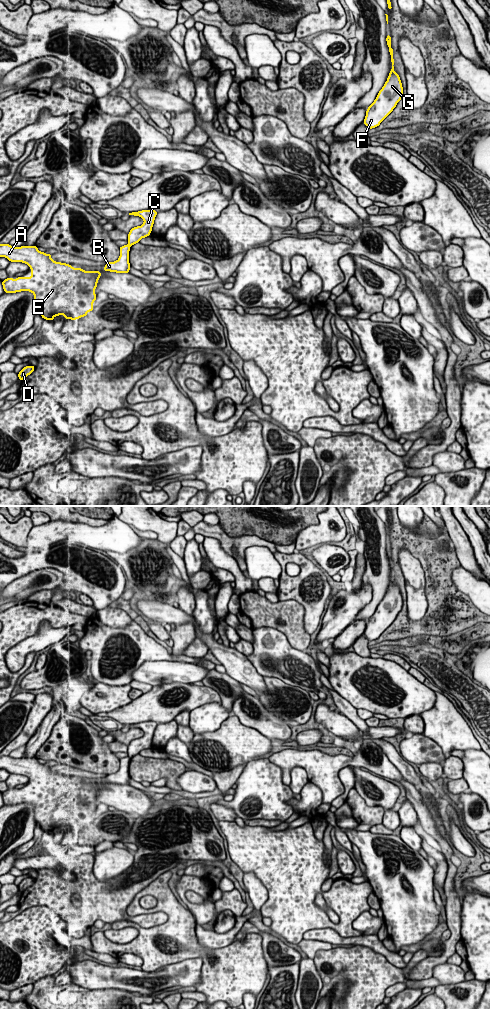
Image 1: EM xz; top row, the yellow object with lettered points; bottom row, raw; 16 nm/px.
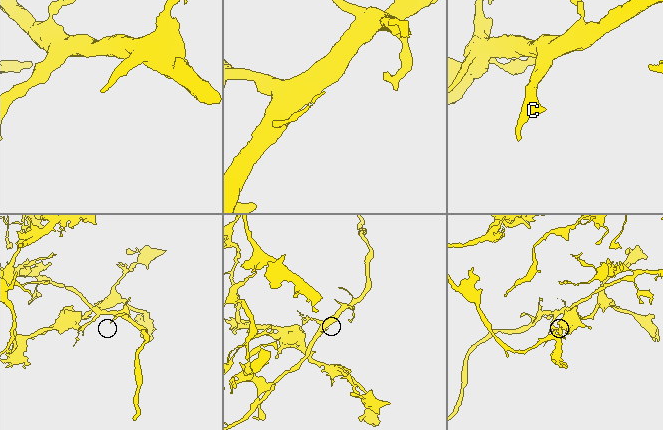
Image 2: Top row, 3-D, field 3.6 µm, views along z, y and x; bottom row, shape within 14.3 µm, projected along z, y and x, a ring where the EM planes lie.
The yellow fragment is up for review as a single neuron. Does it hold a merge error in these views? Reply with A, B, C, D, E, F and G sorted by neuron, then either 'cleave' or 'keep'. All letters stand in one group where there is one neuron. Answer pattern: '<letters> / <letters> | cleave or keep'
A B D E / C F G | cleave

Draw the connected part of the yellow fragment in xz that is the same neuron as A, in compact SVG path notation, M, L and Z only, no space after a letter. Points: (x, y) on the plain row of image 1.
M0 756L0 769L5 769L11 774L22 774L30 779L30 789L7 790L2 793L2 797L5 805L32 804L34 819L43 831L52 833L55 828L63 826L65 831L76 832L85 829L94 821L93 815L97 811L95 801L101 788L100 783L85 783L56 774L51 770L51 766L40 764L36 758L15 759Z

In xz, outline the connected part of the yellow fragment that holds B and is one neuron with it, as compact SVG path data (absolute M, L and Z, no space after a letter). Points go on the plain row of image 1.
M124 757L120 760L119 771L114 774L109 774L104 778L104 783L116 784L116 785L129 785L131 780L129 775L129 763L130 758Z

